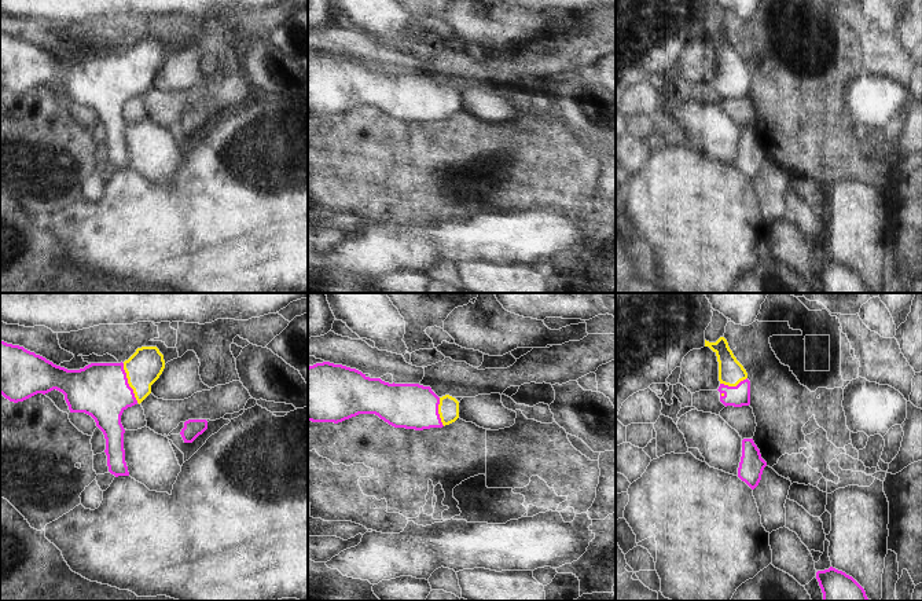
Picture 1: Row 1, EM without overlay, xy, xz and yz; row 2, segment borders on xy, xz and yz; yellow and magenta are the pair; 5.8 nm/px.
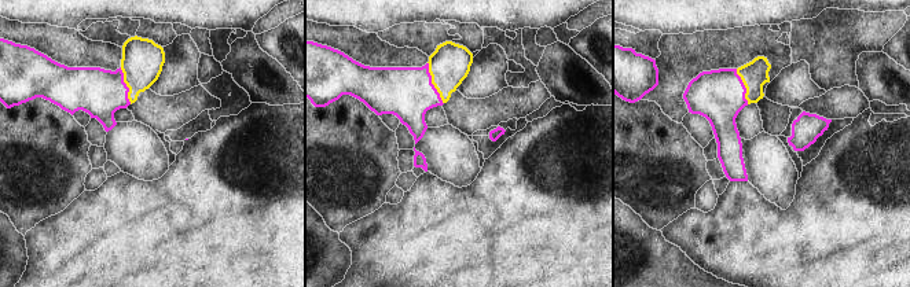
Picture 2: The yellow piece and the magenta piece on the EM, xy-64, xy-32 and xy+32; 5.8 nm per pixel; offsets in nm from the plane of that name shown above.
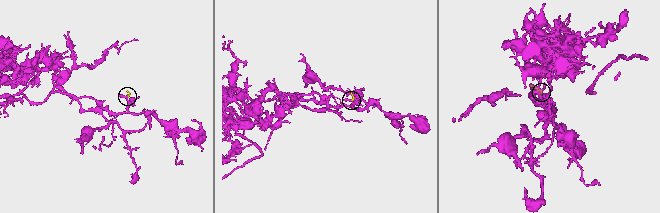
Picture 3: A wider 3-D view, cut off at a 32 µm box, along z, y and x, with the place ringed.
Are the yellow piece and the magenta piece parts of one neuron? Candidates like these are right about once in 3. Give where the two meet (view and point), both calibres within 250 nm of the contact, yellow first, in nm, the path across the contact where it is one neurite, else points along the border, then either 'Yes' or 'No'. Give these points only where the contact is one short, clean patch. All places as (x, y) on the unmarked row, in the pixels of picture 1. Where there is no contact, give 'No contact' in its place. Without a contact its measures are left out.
Touches yellow at xy (128, 74). Thickness 200 nm (yellow) against 320 nm. Path across: xy (146, 57), (128, 74), (99, 81). Yes.

